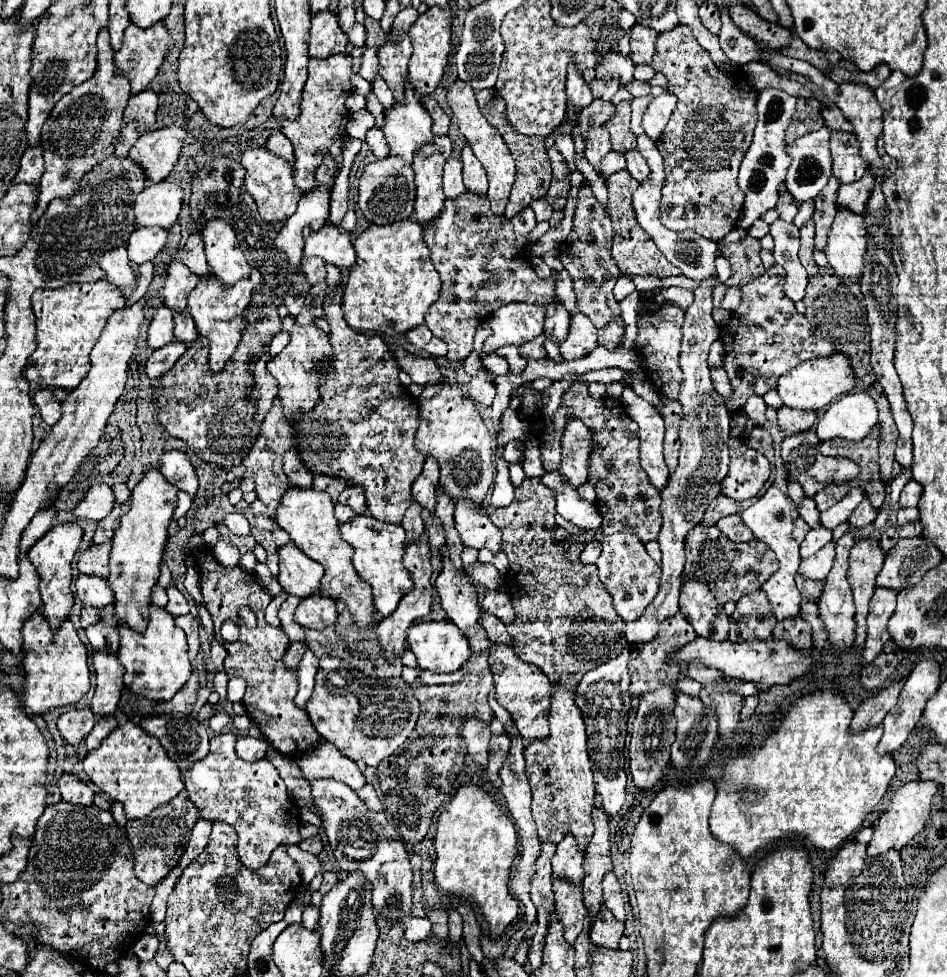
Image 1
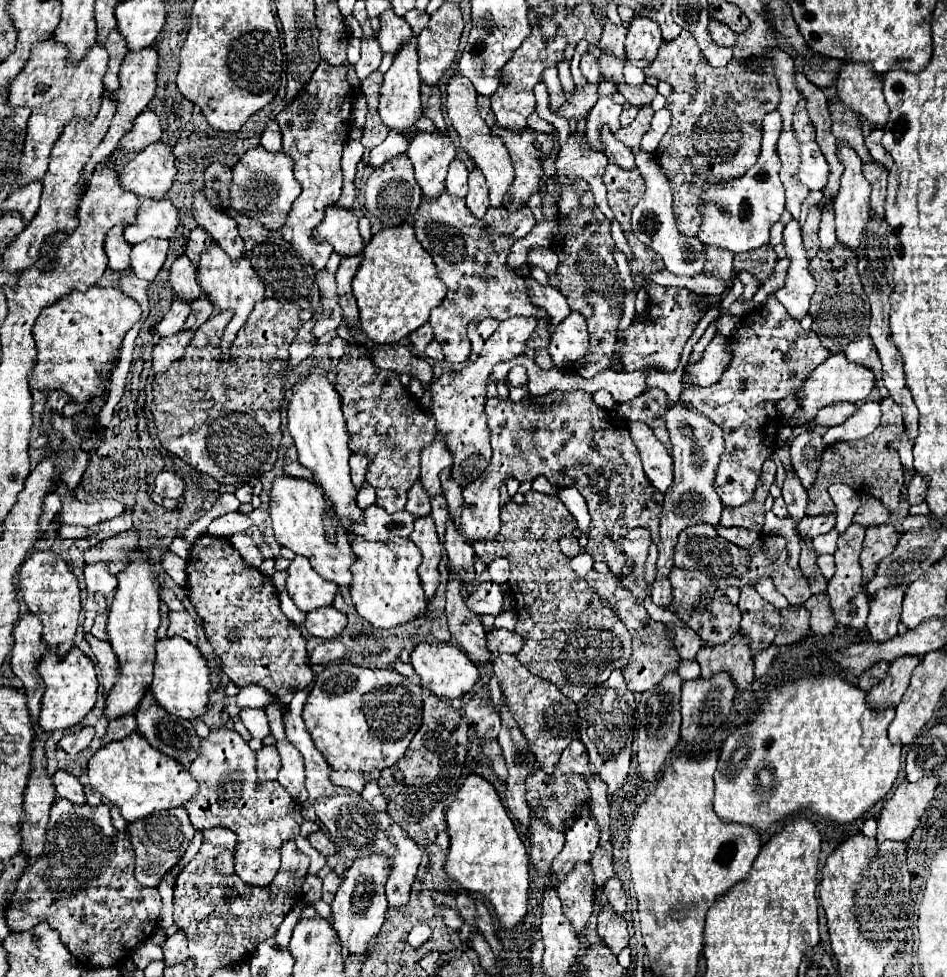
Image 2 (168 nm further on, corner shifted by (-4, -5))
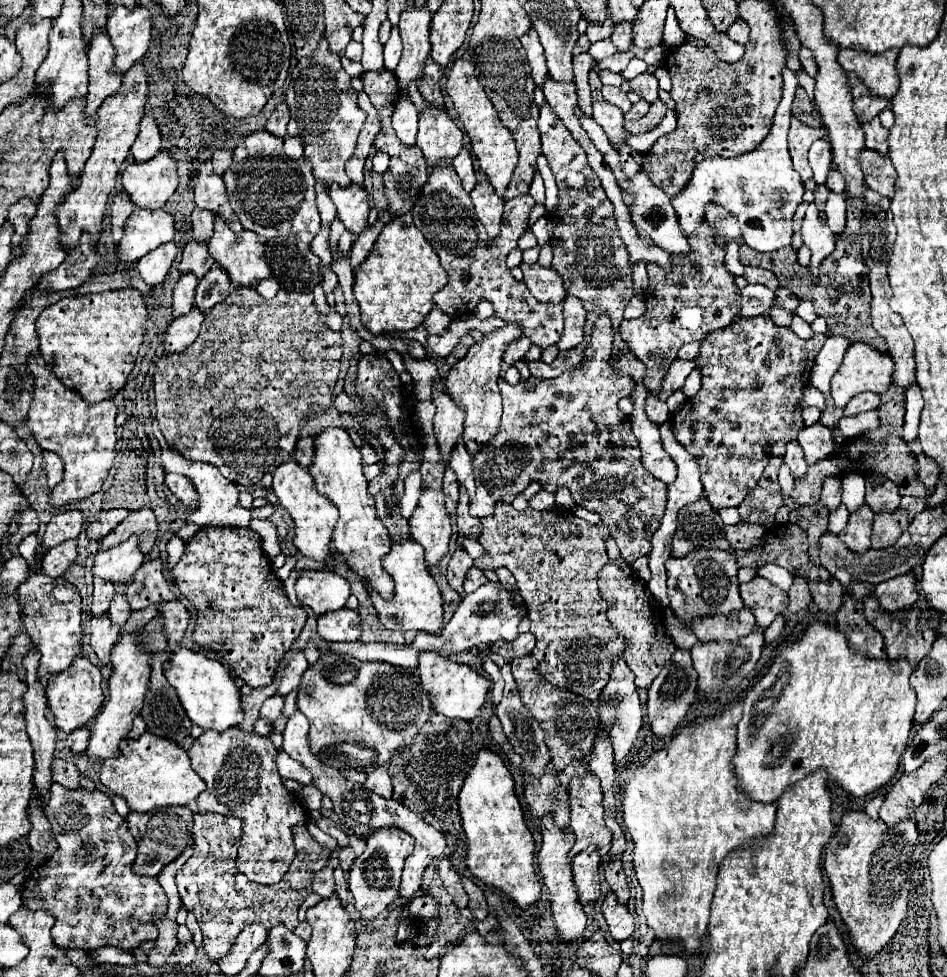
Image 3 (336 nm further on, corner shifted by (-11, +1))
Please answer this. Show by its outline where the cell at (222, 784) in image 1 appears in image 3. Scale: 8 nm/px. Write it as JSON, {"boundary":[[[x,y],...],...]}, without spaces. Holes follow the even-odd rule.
{"boundary":[[[230,728],[228,732],[206,730],[188,750],[192,768],[206,782],[206,790],[198,796],[200,812],[218,812],[242,820],[244,838],[236,854],[238,870],[252,882],[276,884],[294,860],[292,826],[306,822],[306,808],[284,786],[276,770],[276,748],[270,738]]]}

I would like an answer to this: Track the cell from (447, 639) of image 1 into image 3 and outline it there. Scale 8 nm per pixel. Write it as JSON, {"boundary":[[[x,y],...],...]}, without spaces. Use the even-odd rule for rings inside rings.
{"boundary":[[[422,652],[420,654],[420,664],[418,664],[418,674],[424,690],[428,692],[430,706],[434,712],[440,712],[448,718],[462,718],[462,720],[474,720],[486,702],[486,694],[490,688],[490,680],[474,672],[470,666],[456,664],[448,658],[438,656],[436,652]]]}

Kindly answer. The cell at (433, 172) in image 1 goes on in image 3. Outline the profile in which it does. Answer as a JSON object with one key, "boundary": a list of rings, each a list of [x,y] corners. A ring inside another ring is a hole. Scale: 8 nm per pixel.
{"boundary":[[[424,104],[426,108],[418,114],[420,128],[416,134],[416,146],[422,148],[428,166],[440,162],[452,162],[462,150],[462,130],[452,122],[452,118],[442,108]]]}

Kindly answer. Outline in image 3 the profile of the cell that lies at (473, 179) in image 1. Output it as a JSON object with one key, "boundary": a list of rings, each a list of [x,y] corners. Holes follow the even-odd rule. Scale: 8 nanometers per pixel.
{"boundary":[[[478,182],[476,188],[470,192],[472,196],[472,204],[476,208],[476,216],[478,220],[484,224],[488,238],[494,240],[500,234],[500,220],[502,220],[502,206],[504,200],[498,198],[492,192],[492,186],[486,182]]]}

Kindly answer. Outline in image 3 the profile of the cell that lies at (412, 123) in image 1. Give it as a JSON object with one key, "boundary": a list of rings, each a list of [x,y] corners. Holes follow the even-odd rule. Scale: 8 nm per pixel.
{"boundary":[[[410,6],[400,16],[398,28],[404,42],[404,52],[394,74],[398,78],[402,98],[406,96],[406,86],[422,76],[424,60],[430,54],[430,20],[432,12],[428,10],[428,6]]]}

